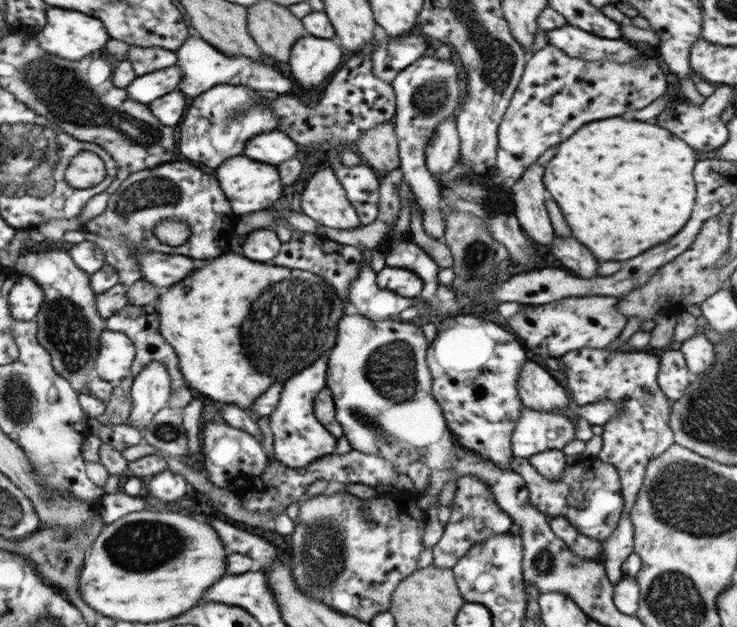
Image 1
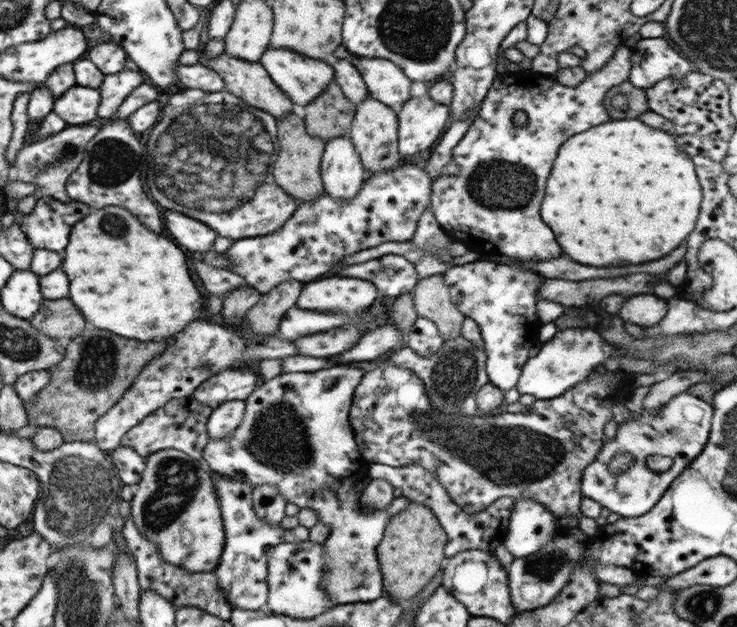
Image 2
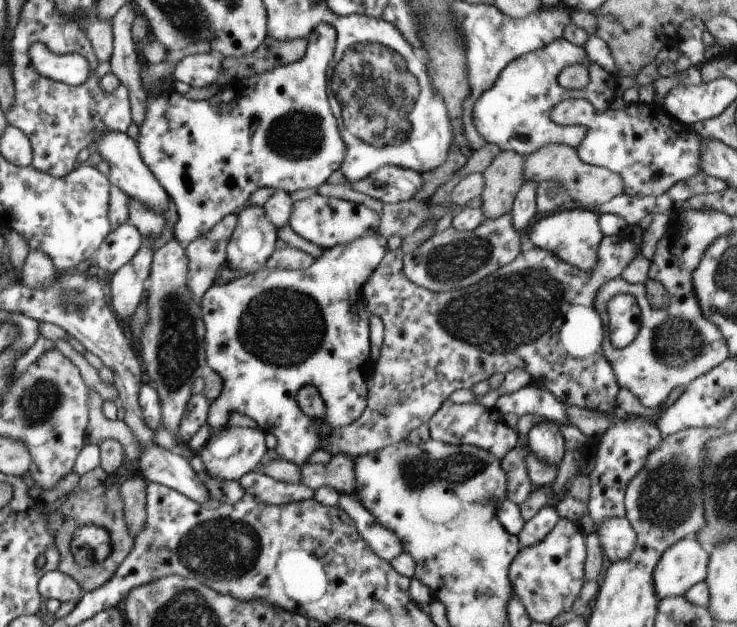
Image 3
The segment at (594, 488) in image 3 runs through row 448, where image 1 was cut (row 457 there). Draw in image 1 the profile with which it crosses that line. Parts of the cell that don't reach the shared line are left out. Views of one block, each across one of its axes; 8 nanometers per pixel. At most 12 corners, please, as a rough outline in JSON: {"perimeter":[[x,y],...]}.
{"perimeter":[[647,352],[563,354],[569,400],[615,402],[599,460],[625,508],[603,540],[615,586],[633,554],[645,466],[673,442],[671,402]]}

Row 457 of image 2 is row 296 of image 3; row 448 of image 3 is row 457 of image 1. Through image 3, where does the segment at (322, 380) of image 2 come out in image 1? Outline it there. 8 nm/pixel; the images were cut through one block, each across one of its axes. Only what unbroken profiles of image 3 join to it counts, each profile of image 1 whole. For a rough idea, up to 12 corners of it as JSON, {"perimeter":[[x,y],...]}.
{"perimeter":[[325,358],[285,380],[269,416],[275,462],[293,470],[339,440],[313,414]]}

